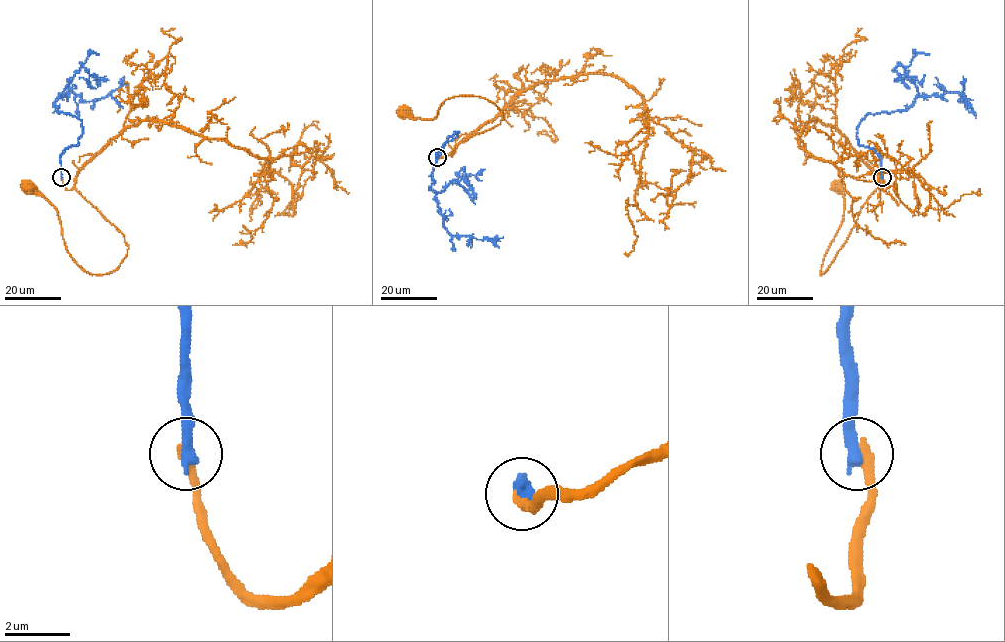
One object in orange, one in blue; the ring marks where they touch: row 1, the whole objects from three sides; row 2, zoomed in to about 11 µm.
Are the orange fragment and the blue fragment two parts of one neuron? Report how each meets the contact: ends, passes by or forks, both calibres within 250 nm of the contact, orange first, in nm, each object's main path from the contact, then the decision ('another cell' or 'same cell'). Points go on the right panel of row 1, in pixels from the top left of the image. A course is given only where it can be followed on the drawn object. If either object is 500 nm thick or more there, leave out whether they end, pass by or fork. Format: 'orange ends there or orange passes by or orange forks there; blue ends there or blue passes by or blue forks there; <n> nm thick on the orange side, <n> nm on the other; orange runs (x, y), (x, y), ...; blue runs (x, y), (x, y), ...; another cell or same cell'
orange ends there; blue ends there; 400 nm thick on the orange side, 400 nm on the other; orange runs (882, 177), (882, 189), (868, 198), (846, 242), (821, 274), (824, 255), (842, 219), (844, 196), (837, 186); blue runs (882, 177), (879, 156), (858, 143), (859, 123), (905, 111), (918, 96), (958, 92), (962, 101), (963, 76); another cell

